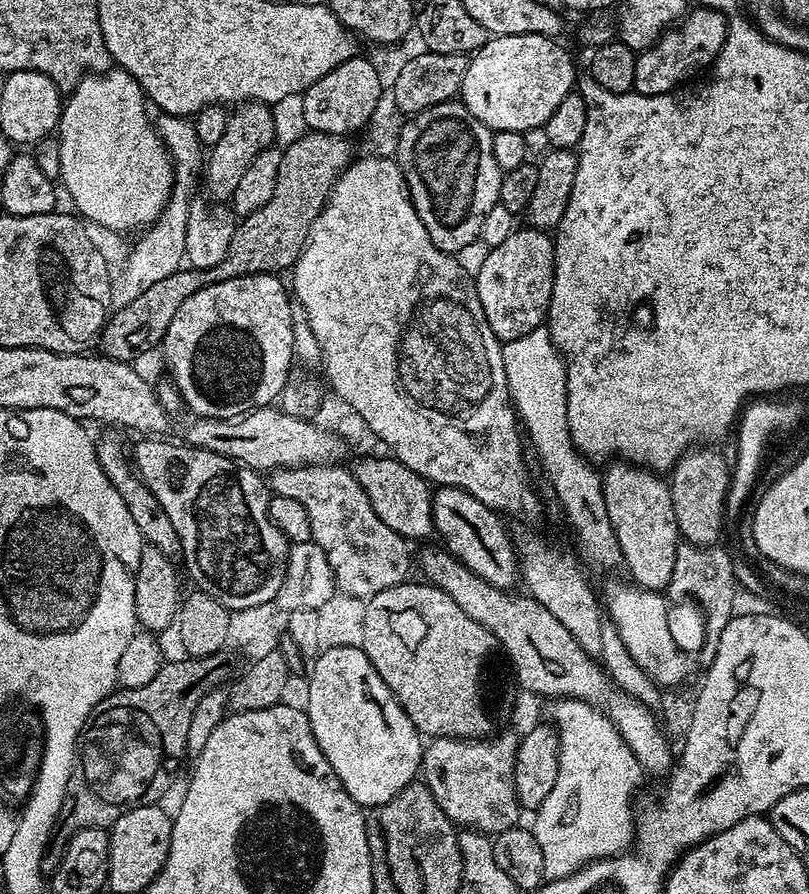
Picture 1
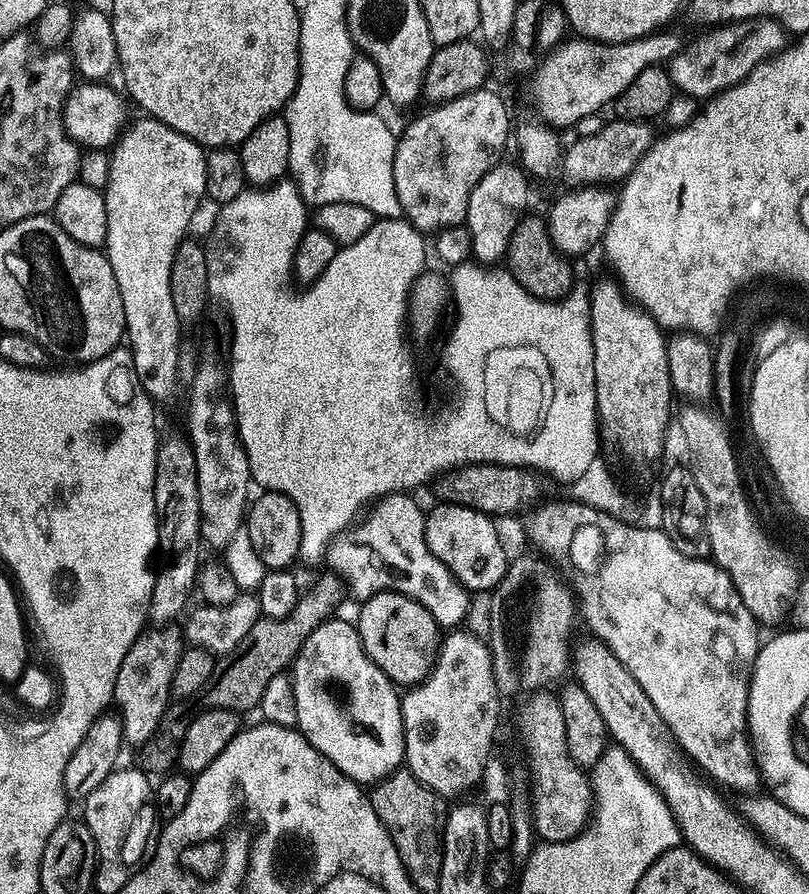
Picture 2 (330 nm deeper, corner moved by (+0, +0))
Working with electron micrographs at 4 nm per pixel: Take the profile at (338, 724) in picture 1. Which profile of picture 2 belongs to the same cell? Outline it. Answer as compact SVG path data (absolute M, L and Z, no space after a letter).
M351 619L327 620L310 638L306 638L300 652L290 665L290 679L294 686L294 706L298 706L296 728L342 774L361 786L371 786L404 764L404 723L400 709L401 693L366 654L360 632Z

